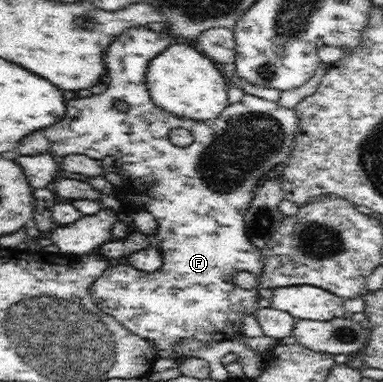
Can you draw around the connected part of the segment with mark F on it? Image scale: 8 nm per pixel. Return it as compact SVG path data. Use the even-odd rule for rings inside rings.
M146 26L125 29L120 33L120 39L112 42L104 53L108 75L114 75L108 89L102 95L66 101L66 115L62 121L56 121L44 129L43 134L50 140L49 151L57 158L76 153L98 159L112 155L113 165L125 180L123 186L116 187L121 211L133 213L144 209L156 218L158 229L155 238L159 240L158 248L164 259L162 267L154 273L136 272L130 264L107 267L91 285L90 296L101 311L118 320L129 332L152 340L158 357L177 359L179 355L173 347L182 340L194 338L205 344L238 339L243 335L240 328L244 317L256 315L260 308L259 287L242 289L233 283L233 275L237 271L256 273L259 277L264 267L262 250L251 243L246 235L244 213L250 207L258 181L263 181L266 173L288 161L295 144L297 115L296 109L288 109L277 102L249 94L244 94L240 103L228 105L212 121L182 120L174 113L154 107L146 87L146 73L150 61L163 53L172 42L168 30L156 33ZM118 99L128 103L130 109L126 113L116 109ZM174 127L188 129L193 135L193 142L186 147L172 145L168 133Z

